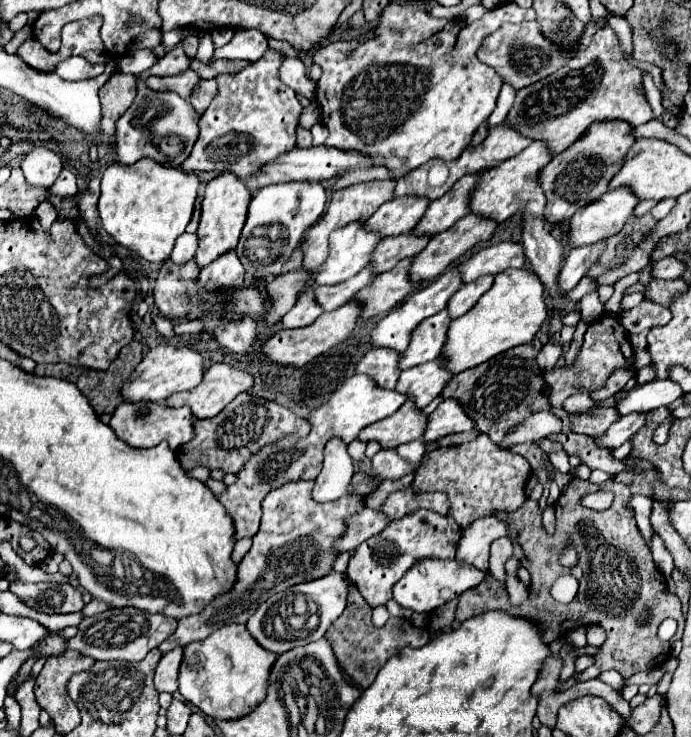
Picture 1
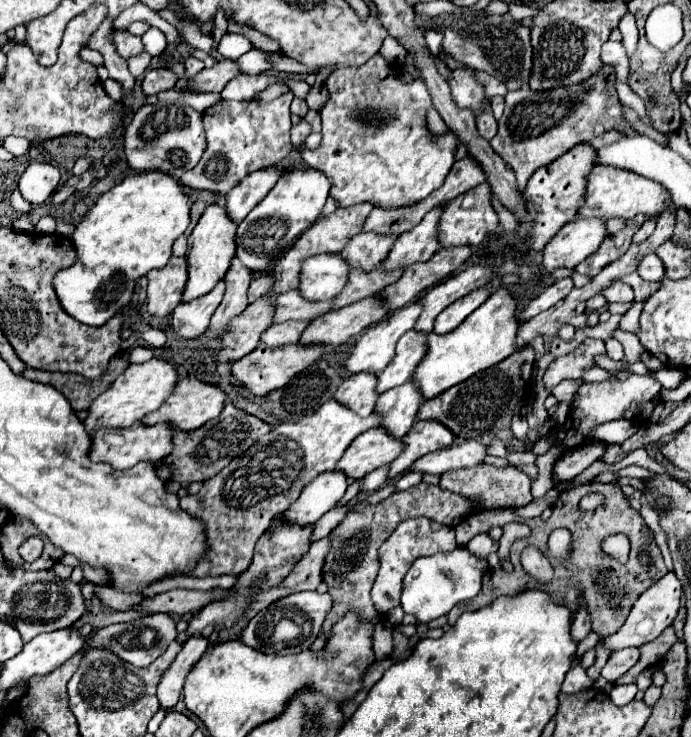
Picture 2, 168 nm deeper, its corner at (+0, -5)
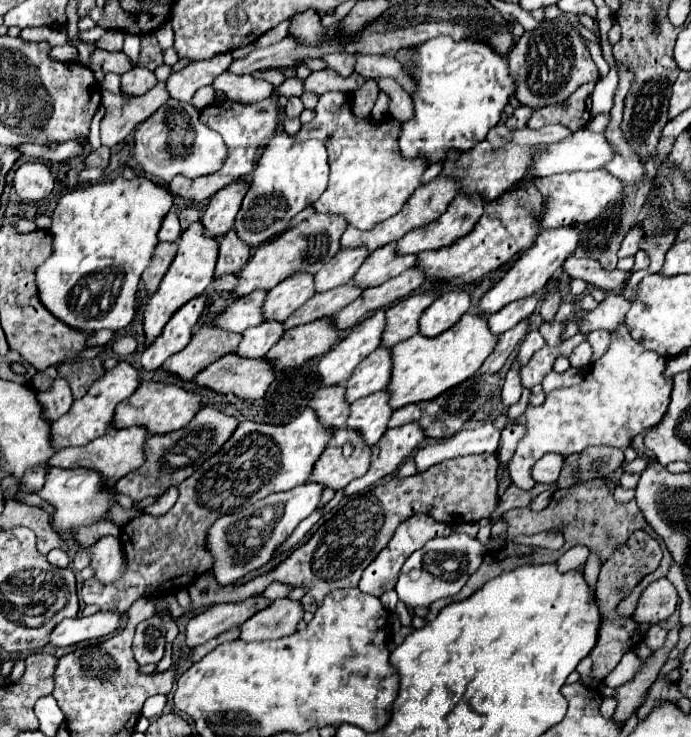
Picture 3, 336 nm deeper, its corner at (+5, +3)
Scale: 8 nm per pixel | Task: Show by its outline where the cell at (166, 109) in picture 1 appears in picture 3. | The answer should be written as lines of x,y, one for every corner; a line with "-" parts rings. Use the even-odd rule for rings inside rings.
169,98
161,108
157,108
135,128
133,156
147,174
159,176
163,182
171,182
177,174
197,178
217,172
227,152
223,138
215,130
199,122
199,110
193,104

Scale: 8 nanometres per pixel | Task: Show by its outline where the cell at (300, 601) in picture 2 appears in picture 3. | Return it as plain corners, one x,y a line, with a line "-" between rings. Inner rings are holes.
291,598
273,600
271,606
259,610
241,626
241,640
261,642
291,636
297,632
297,624
303,620
303,604

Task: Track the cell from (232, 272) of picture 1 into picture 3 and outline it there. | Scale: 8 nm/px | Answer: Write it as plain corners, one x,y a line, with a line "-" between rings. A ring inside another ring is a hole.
207,294
195,296
169,318
161,336
143,352
141,366
145,370
157,370
159,366
163,366
163,362
169,356
173,356
175,352
183,350
189,344
193,336
193,328
205,310
205,302
207,302

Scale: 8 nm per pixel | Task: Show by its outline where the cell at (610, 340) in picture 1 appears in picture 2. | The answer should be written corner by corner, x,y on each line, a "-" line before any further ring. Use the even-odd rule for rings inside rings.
586,338
574,352
556,358
546,374
544,374
544,386
550,390
554,388
558,382
568,380
568,378
582,378
582,372
586,368
594,366
594,358
598,354
606,354
604,342
596,340
596,338

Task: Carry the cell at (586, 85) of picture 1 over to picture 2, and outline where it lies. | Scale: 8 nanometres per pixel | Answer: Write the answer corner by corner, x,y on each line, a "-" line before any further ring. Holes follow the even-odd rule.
608,70
606,74
598,72
582,84
568,88
560,86
550,92
536,92
530,88
508,92
506,108
498,122
498,134
490,140
490,146
514,170
516,188
522,190
538,168
554,162
576,144
612,130
620,120
624,120
624,116
614,88
614,70

